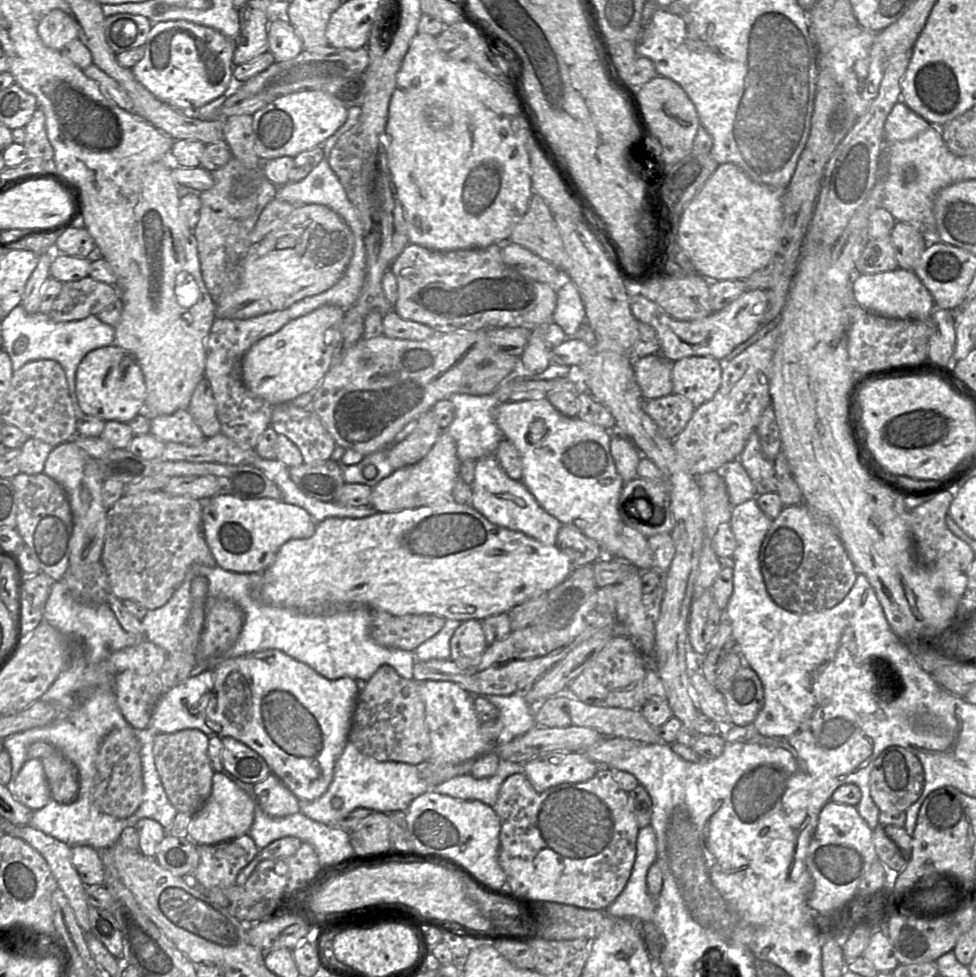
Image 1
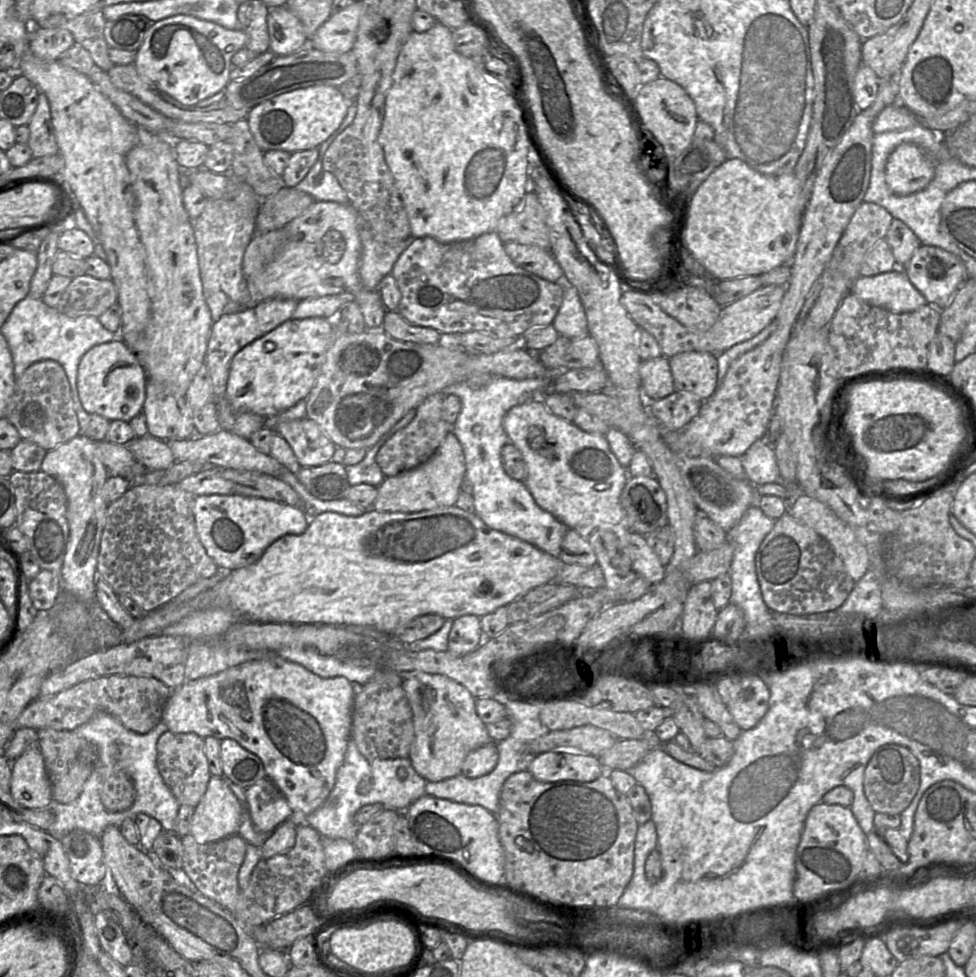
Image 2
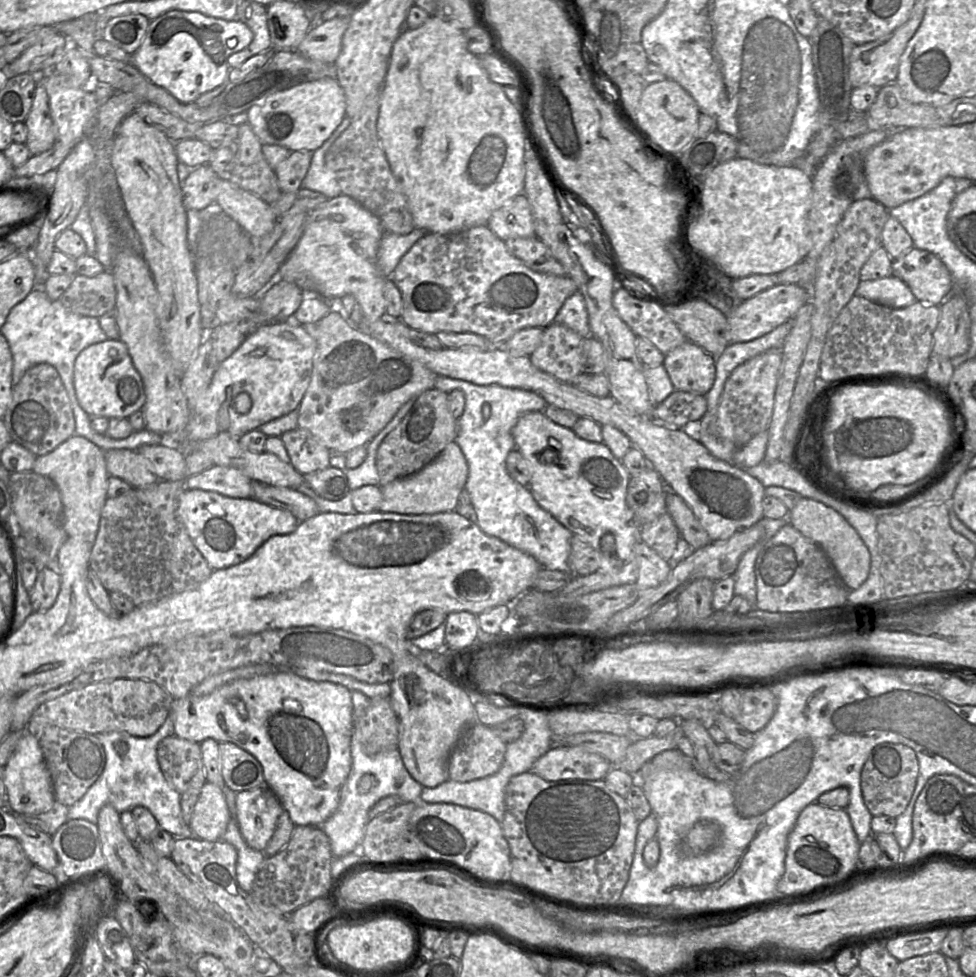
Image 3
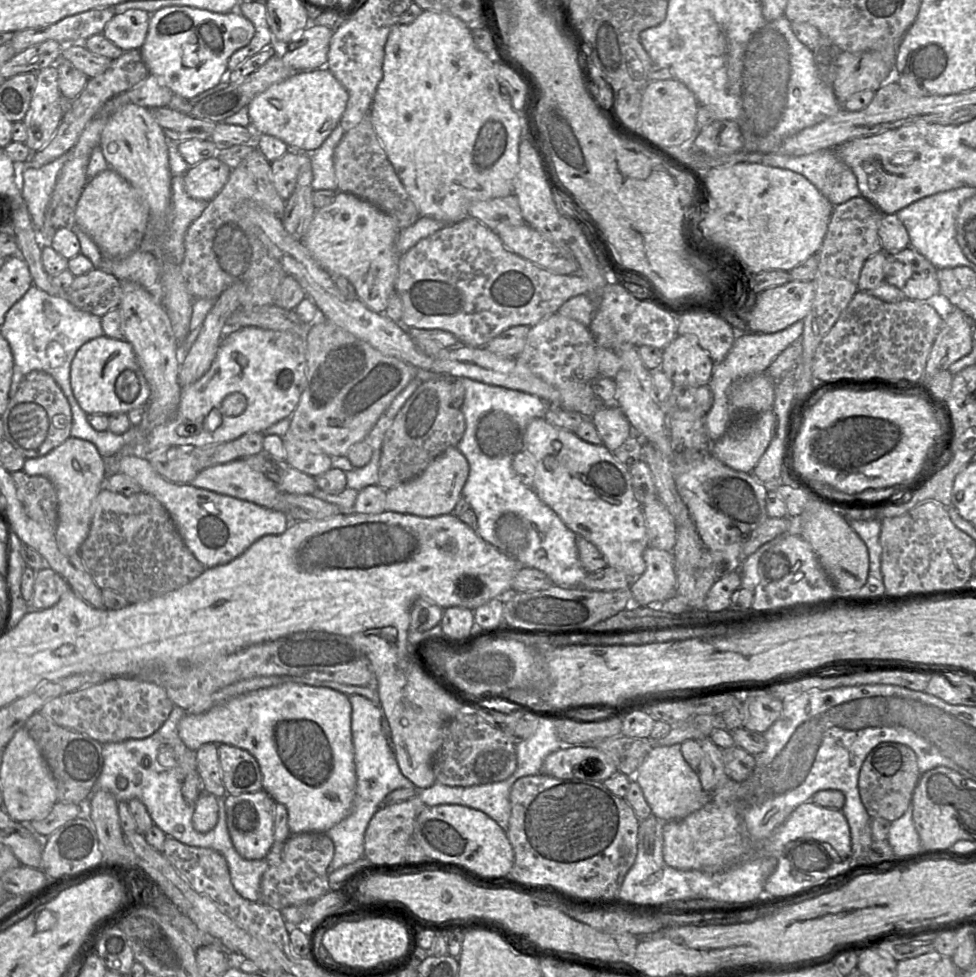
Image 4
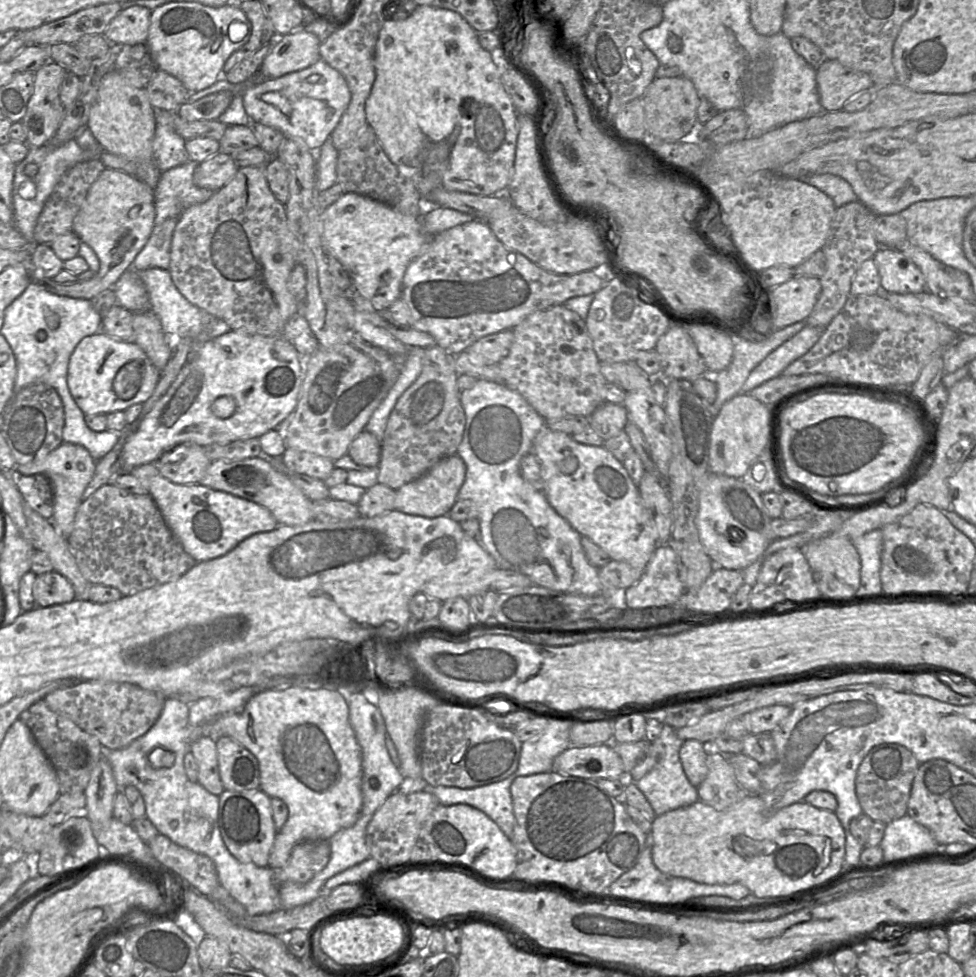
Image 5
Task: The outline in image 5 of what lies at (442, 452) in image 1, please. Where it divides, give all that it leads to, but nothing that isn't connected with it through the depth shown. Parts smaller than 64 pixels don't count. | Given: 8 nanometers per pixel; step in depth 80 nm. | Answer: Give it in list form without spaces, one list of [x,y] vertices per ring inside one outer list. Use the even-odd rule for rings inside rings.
[[[457,454],[444,457],[423,476],[396,490],[394,510],[425,518],[447,515],[457,501],[465,477],[466,465]]]

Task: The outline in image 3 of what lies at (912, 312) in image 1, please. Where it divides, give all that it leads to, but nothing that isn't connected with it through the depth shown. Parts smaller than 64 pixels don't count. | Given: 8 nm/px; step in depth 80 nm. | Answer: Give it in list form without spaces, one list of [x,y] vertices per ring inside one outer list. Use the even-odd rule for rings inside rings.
[[[892,274],[877,280],[860,280],[856,295],[891,308],[904,308],[917,302],[907,284]]]

